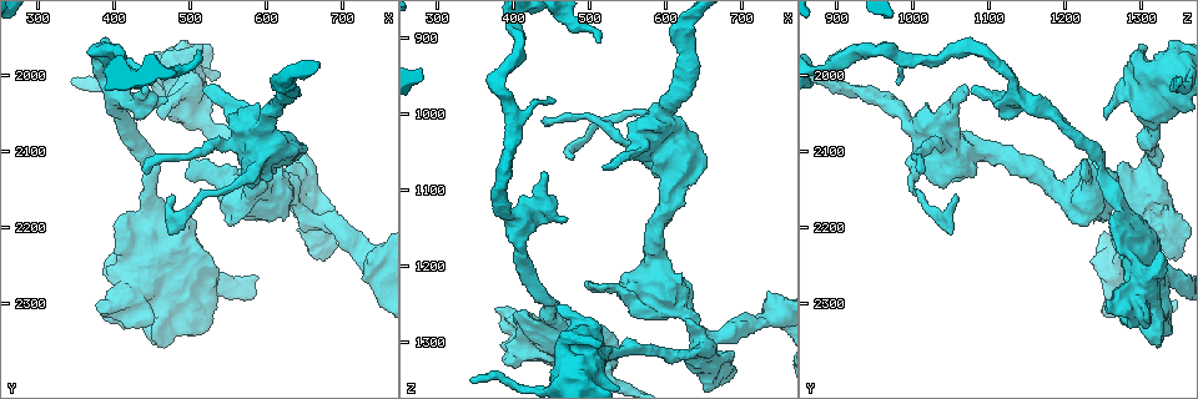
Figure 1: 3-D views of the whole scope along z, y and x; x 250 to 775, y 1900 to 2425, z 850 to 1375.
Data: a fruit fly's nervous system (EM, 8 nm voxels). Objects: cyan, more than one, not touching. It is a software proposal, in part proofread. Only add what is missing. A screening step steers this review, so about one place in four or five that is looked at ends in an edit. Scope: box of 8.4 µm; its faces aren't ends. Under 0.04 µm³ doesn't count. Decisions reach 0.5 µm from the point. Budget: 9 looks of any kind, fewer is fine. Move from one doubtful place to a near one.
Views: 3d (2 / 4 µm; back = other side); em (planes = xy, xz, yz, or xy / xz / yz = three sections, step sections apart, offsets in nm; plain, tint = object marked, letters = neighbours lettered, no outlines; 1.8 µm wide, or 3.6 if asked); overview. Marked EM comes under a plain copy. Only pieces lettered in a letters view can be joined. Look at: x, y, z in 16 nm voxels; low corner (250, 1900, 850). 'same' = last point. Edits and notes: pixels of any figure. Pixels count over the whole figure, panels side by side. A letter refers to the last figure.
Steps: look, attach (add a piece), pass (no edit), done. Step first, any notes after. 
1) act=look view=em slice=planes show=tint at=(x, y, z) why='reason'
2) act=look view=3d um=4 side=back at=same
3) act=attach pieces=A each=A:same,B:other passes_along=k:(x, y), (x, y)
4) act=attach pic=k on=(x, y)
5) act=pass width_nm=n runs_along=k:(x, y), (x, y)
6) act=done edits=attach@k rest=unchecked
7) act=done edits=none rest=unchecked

act=look view=3d um=4 at=(490, 2020, 1295) why='thick turns thin'

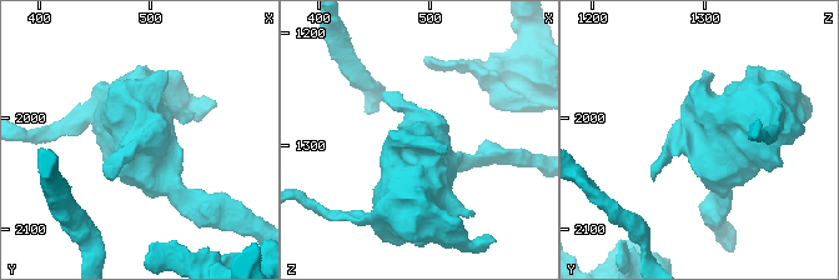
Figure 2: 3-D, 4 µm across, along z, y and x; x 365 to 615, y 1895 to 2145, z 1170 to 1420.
act=look view=em slice=planes show=letters at=(490, 2020, 1296)

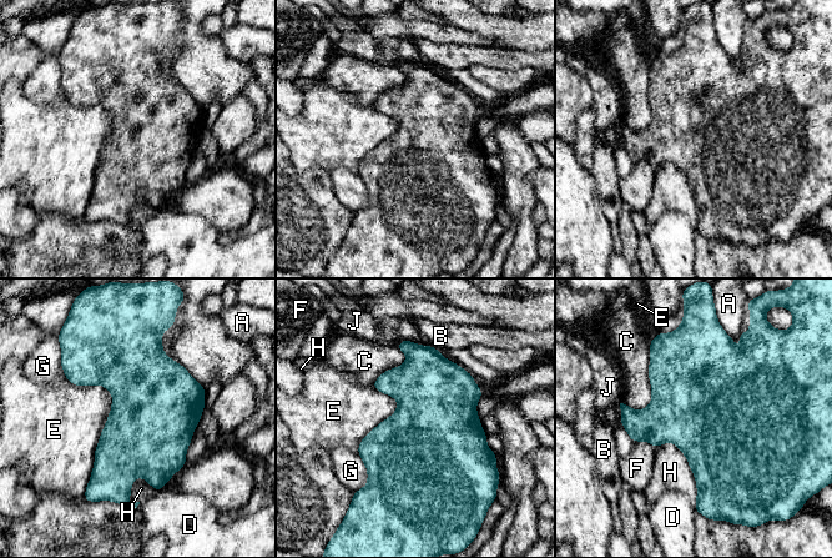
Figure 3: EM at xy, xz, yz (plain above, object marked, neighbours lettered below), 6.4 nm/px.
act=pass width_nm=550 each=A:other,B:other,C:other,D:other,E:other,F:other,G:other,H:other,J:other border=3:(65, 376), (112, 397), (85, 488) found='none of them fits'

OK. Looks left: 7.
act=look view=em slice=planes show=letters at=(435, 2020, 1080) why='free end'

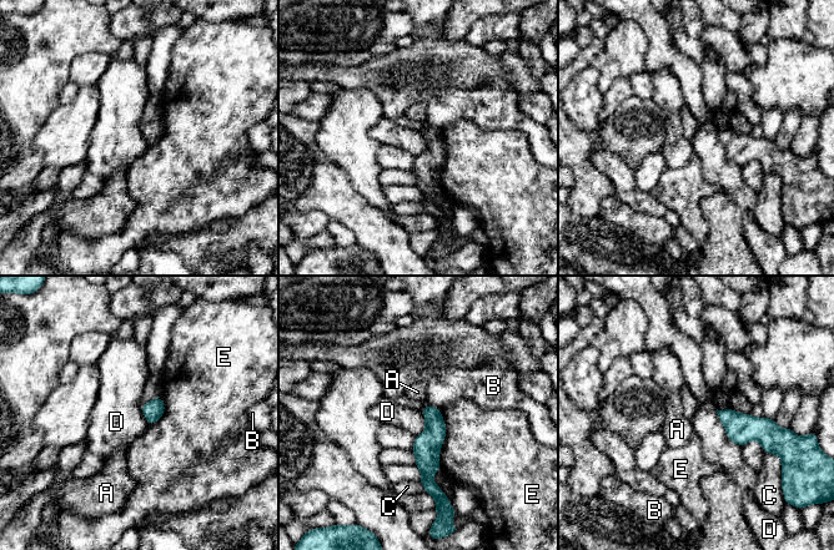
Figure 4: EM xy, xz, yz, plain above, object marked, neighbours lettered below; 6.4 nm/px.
act=pass each=A:other,B:other,C:other,D:other,E:other border=4:(716, 409), (726, 435), (740, 447) found='no lettered piece goes on from it'

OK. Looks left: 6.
act=look view=3d um=2 at=(380, 1965, 960) why='abrupt turn'

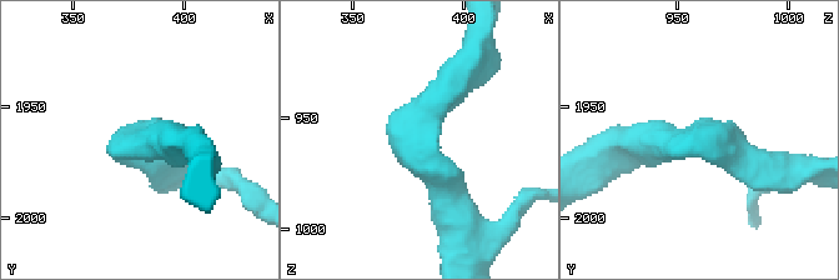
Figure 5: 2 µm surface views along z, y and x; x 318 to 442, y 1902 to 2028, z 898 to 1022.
act=look view=em slice=xz step=16 show=tint at=(377, 1964, 961) arm_widths_nm=220,240 why='shape alone is not enough'

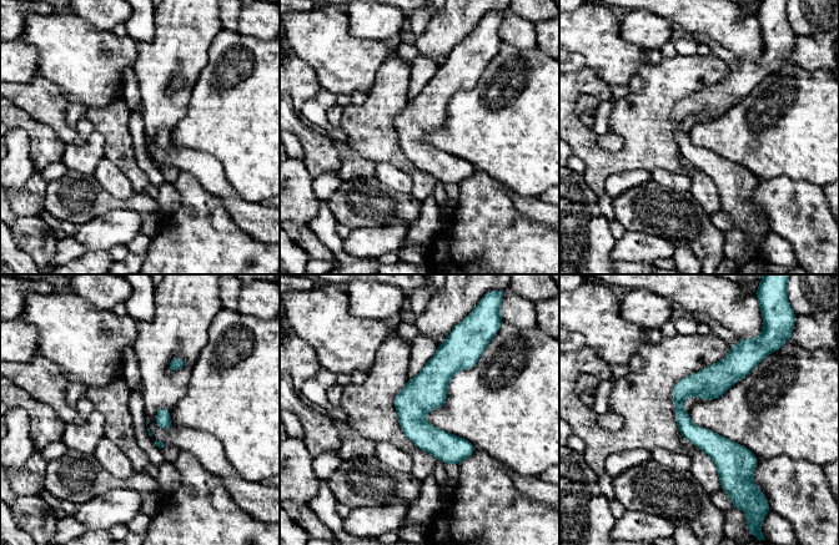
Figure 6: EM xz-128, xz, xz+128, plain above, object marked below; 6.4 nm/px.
act=look view=em slice=planes show=letters at=same why='another direction'

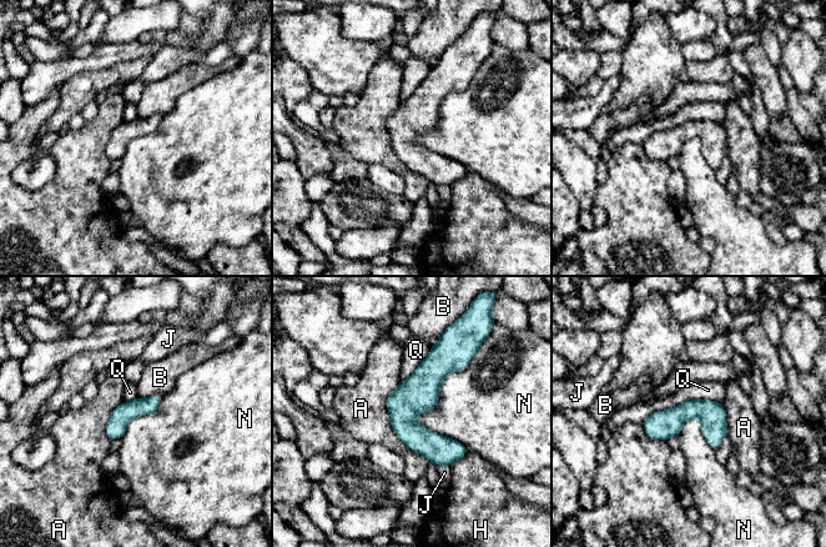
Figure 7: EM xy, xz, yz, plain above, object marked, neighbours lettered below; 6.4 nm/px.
act=pass width_nm=130 each=A:other,B:other,H:other,J:other,N:other,Q:other runs_along=7:(438, 346), (411, 425), (448, 462) found='no lettered piece goes on from it'

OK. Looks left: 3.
act=look view=em slice=xy step=8 show=letters at=(630, 2115, 1275) why='branch stops here'

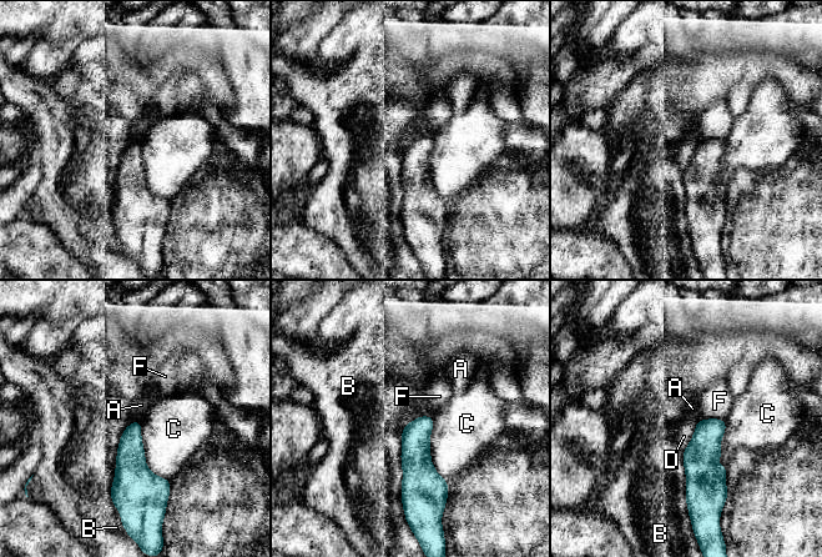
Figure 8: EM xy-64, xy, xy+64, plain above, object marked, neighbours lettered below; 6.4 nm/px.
act=look view=em slice=planes show=letters at=same why='another direction'

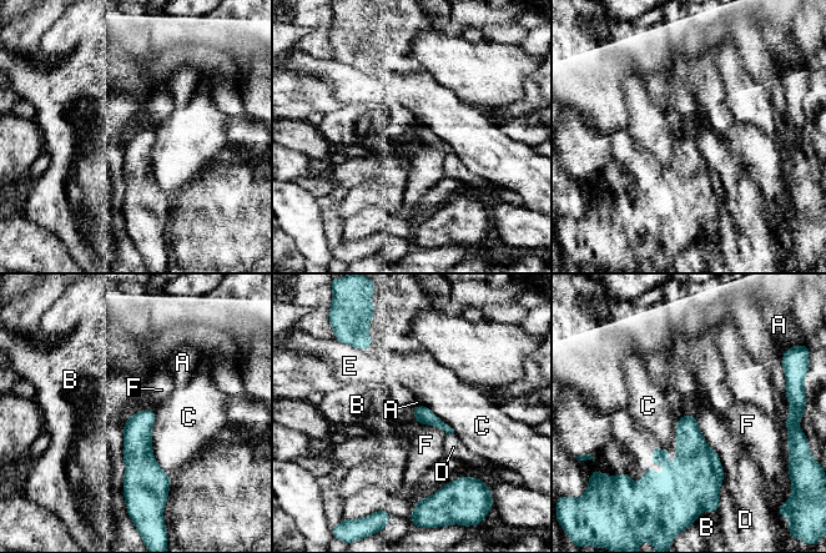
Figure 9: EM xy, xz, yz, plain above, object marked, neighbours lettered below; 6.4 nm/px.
act=pass each=A:other,B:other,C:other,D:other,E:other,F:other border=9:(154, 410), (140, 410), (126, 421) found='none of them fits'

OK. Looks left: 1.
act=done edits=none rest=unchecked

